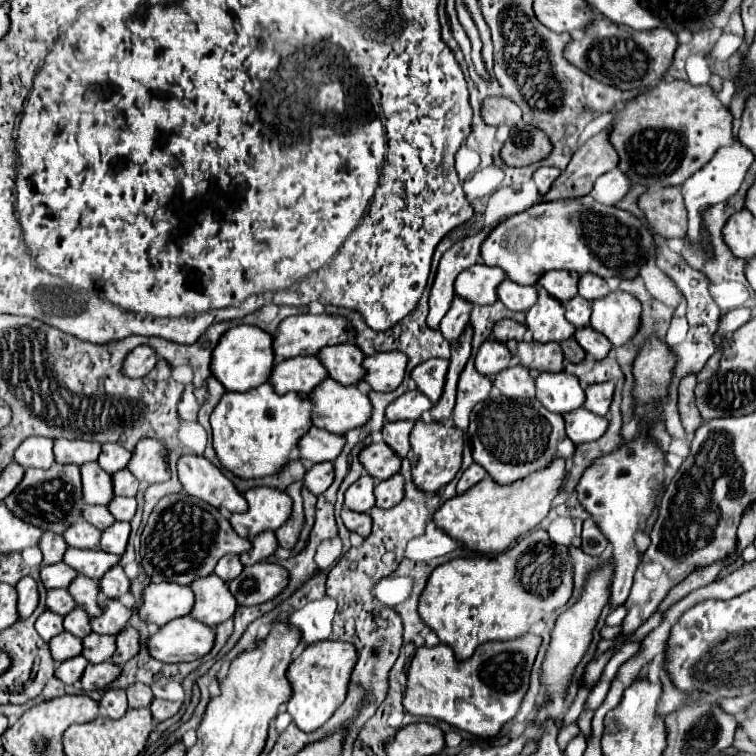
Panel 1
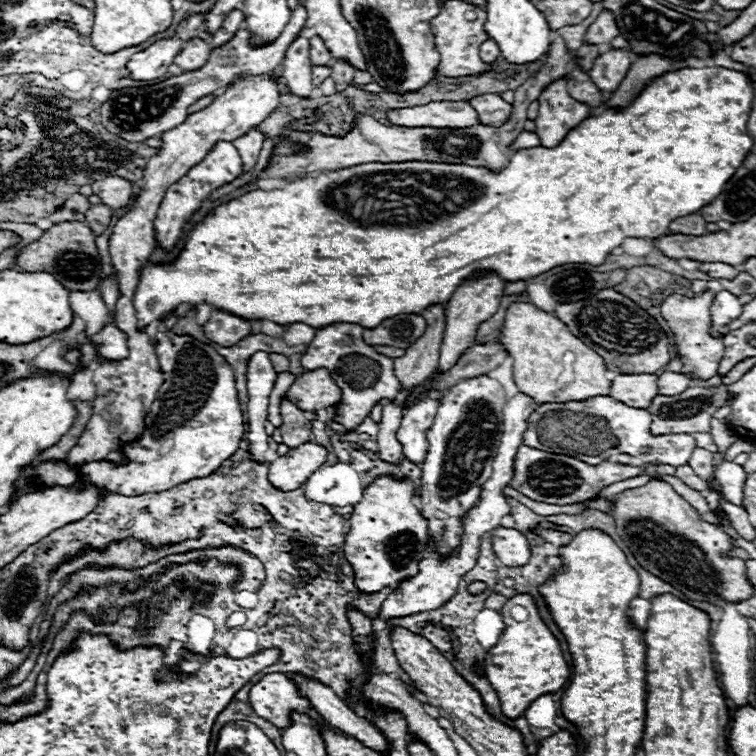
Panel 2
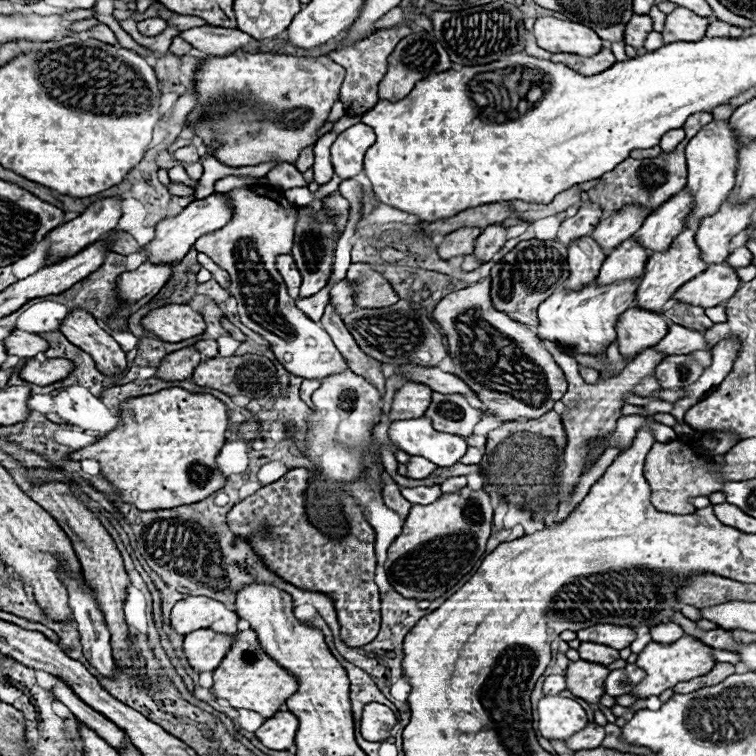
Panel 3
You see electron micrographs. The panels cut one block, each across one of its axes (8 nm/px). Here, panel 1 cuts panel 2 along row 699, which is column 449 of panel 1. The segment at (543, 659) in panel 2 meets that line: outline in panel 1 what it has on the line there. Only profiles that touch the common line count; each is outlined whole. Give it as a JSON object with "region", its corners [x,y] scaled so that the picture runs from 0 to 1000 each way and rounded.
{"region":[[[746,608],[730,611],[722,622],[706,624],[680,640],[661,643],[648,630],[614,653],[590,661],[571,683],[571,690],[590,701],[598,712],[611,717],[611,725],[627,733],[659,733],[672,725],[677,714],[709,698],[725,680],[733,656],[741,651],[746,635]]]}

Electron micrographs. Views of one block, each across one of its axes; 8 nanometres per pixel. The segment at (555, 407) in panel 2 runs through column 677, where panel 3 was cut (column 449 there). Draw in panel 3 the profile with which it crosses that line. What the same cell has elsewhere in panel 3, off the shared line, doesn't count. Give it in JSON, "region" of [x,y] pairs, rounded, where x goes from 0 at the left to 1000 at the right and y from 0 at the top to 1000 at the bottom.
{"region":[[[563,550],[519,558],[516,579],[529,595],[542,603],[561,603],[582,619],[601,616],[619,593],[611,577],[574,569],[571,556]]]}

